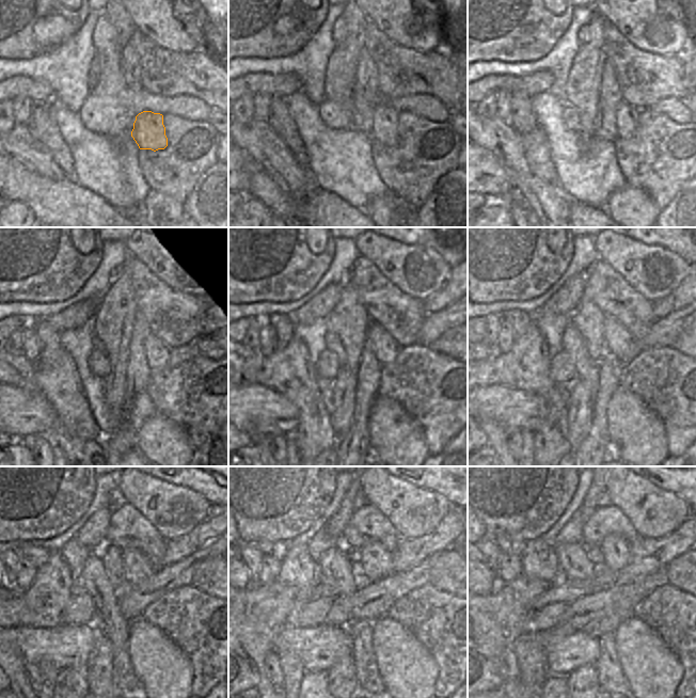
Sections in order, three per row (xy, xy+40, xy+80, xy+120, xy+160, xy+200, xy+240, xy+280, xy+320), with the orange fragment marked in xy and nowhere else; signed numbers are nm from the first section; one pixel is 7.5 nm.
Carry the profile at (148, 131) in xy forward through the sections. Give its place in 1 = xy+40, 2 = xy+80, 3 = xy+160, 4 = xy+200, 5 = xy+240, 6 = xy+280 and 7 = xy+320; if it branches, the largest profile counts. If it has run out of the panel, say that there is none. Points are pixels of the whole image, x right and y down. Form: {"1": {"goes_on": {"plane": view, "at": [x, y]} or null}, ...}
{"1": {"goes_on": {"plane": "xy+40", "at": [385, 125]}}, "2": {"goes_on": {"plane": "xy+80", "at": [626, 115]}}, "3": {"goes_on": {"plane": "xy+160", "at": [384, 347]}}, "4": {"goes_on": {"plane": "xy+200", "at": [618, 340]}}, "5": {"goes_on": {"plane": "xy+240", "at": [138, 568]}}, "6": {"goes_on": {"plane": "xy+280", "at": [375, 564]}}, "7": {"goes_on": {"plane": "xy+320", "at": [615, 549]}}}

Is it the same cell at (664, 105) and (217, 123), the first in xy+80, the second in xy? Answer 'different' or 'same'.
different

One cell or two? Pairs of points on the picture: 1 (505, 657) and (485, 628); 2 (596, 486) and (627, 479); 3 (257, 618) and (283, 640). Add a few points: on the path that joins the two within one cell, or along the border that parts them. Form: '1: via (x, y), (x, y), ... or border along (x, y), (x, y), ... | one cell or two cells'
1: border along (510, 648), (505, 648), (494, 659), (490, 660) | two cells
2: border along (607, 477), (604, 490) | two cells
3: border along (286, 624), (277, 635), (272, 649) | two cells

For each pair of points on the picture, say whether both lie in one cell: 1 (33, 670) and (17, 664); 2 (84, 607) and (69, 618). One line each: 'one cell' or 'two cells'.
1: two cells
2: one cell

